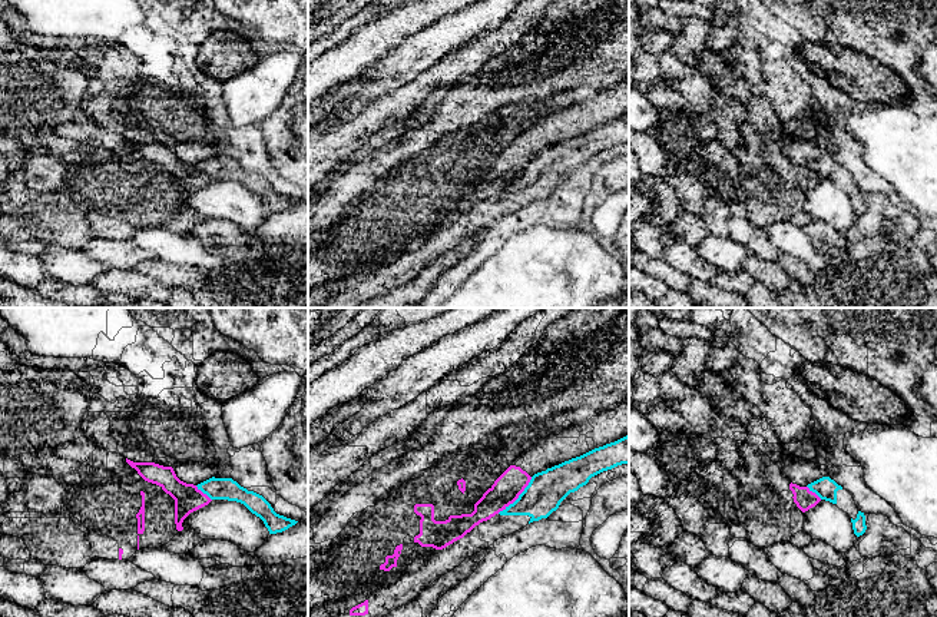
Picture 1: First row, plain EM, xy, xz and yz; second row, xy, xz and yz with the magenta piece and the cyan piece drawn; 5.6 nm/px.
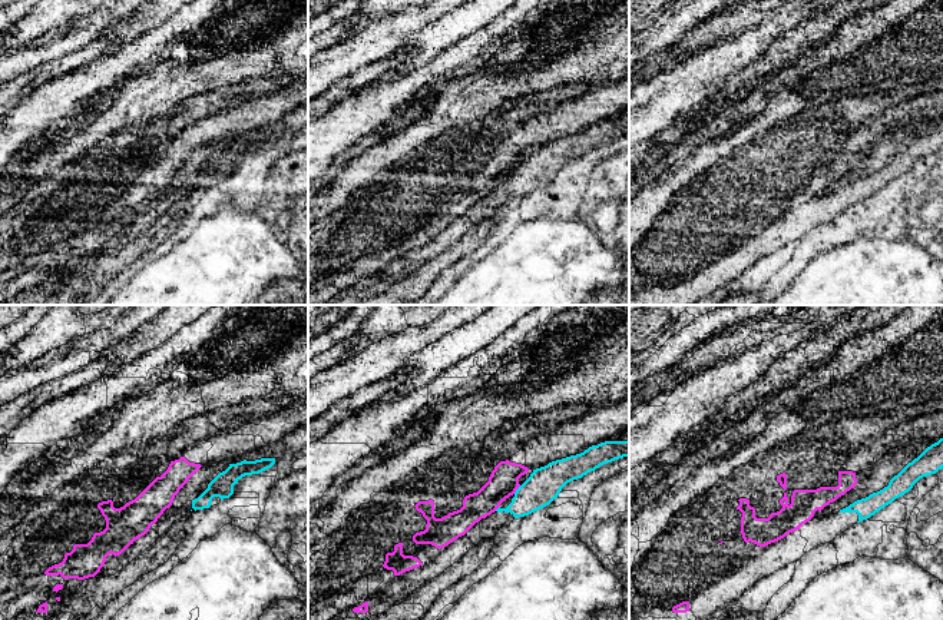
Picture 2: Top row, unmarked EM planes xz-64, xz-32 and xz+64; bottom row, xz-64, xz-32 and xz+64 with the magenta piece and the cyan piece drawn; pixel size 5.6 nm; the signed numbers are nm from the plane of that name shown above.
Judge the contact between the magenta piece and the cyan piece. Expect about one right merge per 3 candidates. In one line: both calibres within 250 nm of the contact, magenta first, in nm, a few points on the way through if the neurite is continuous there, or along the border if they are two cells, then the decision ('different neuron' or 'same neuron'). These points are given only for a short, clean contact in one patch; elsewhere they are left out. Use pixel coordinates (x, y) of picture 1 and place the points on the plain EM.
160/220 nm | along xz (532, 156), (525, 169), (497, 192) | different neuron

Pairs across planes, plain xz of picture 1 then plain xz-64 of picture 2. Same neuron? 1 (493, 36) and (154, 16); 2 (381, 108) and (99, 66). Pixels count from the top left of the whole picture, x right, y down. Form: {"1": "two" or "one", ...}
{"1": "two", "2": "one"}

